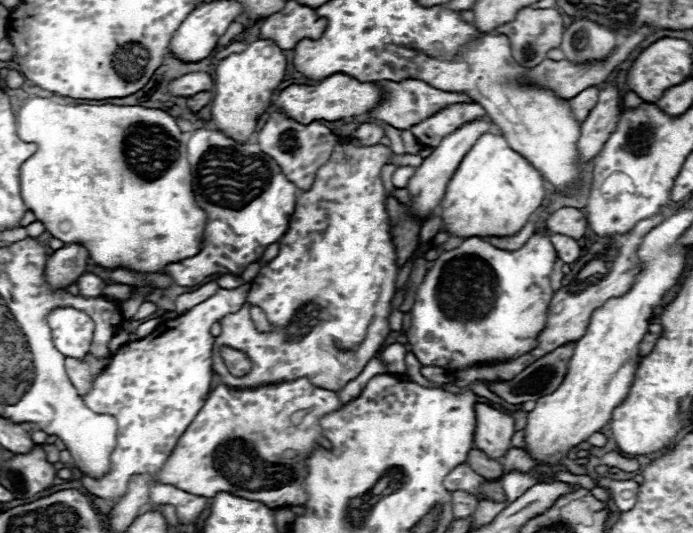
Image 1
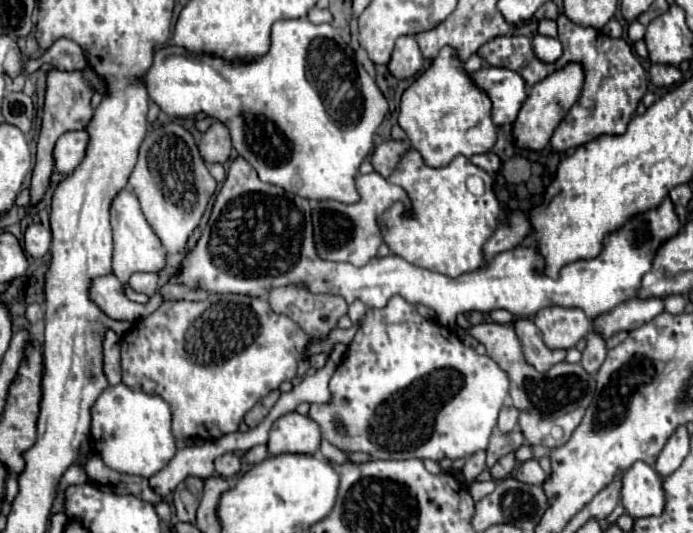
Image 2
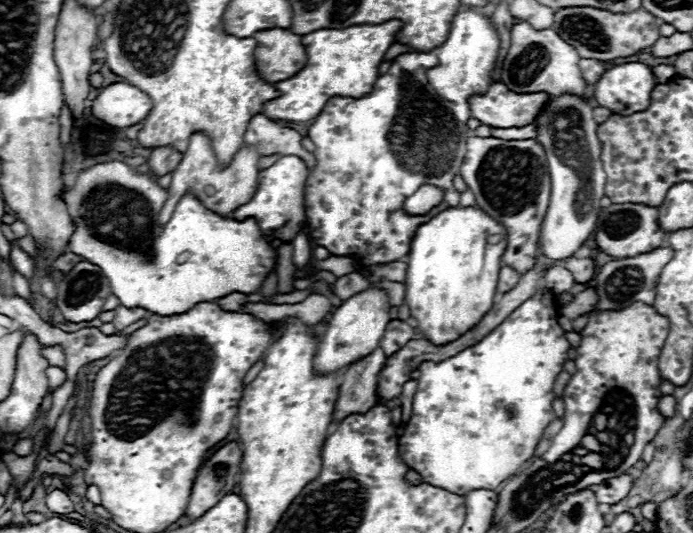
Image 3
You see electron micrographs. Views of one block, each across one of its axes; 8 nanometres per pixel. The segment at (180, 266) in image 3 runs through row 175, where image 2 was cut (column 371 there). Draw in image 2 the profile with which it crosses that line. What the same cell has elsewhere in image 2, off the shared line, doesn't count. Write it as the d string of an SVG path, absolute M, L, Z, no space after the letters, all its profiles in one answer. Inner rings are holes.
M308 18L278 20L272 28L270 50L254 60L226 60L218 54L188 52L180 46L168 46L154 54L152 66L144 72L142 84L154 104L172 118L186 118L204 112L230 130L232 146L268 184L286 188L310 200L338 200L354 204L360 196L354 188L358 166L374 148L372 138L382 124L388 102L376 82L358 64L354 50L330 24L312 24Z

